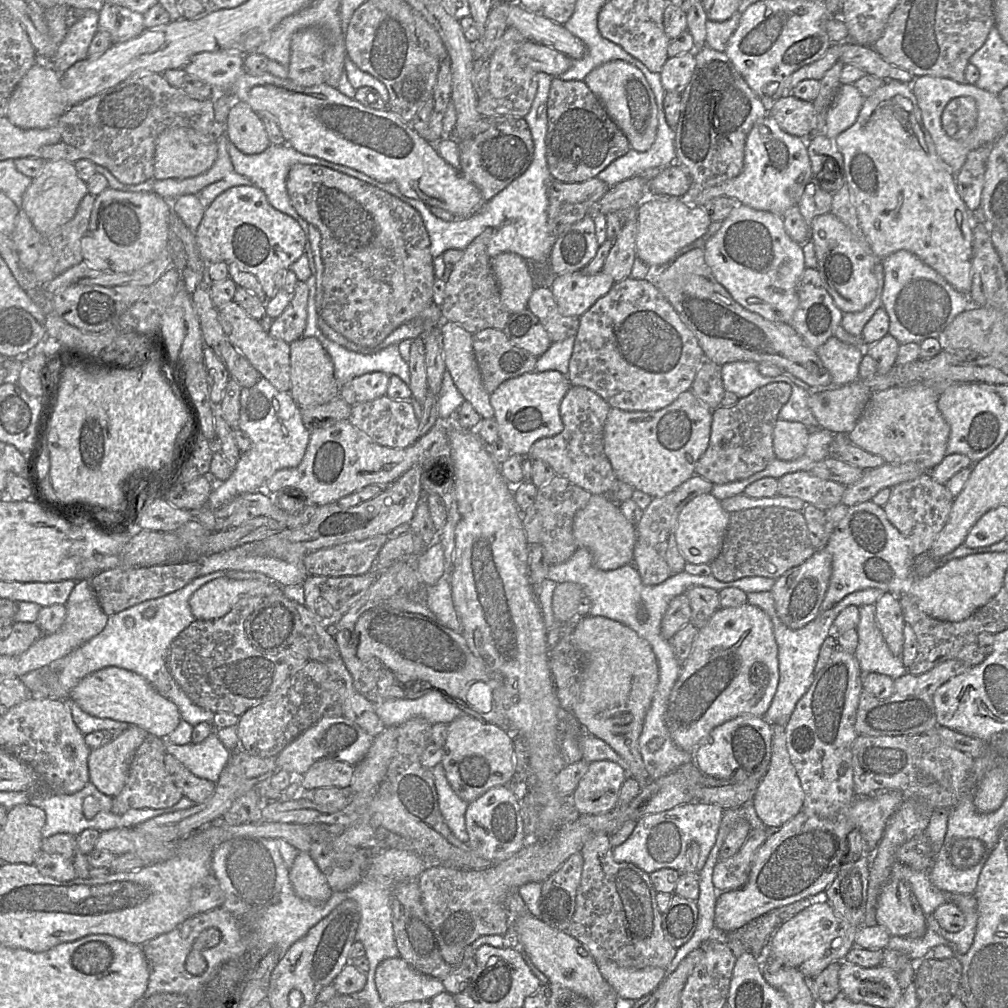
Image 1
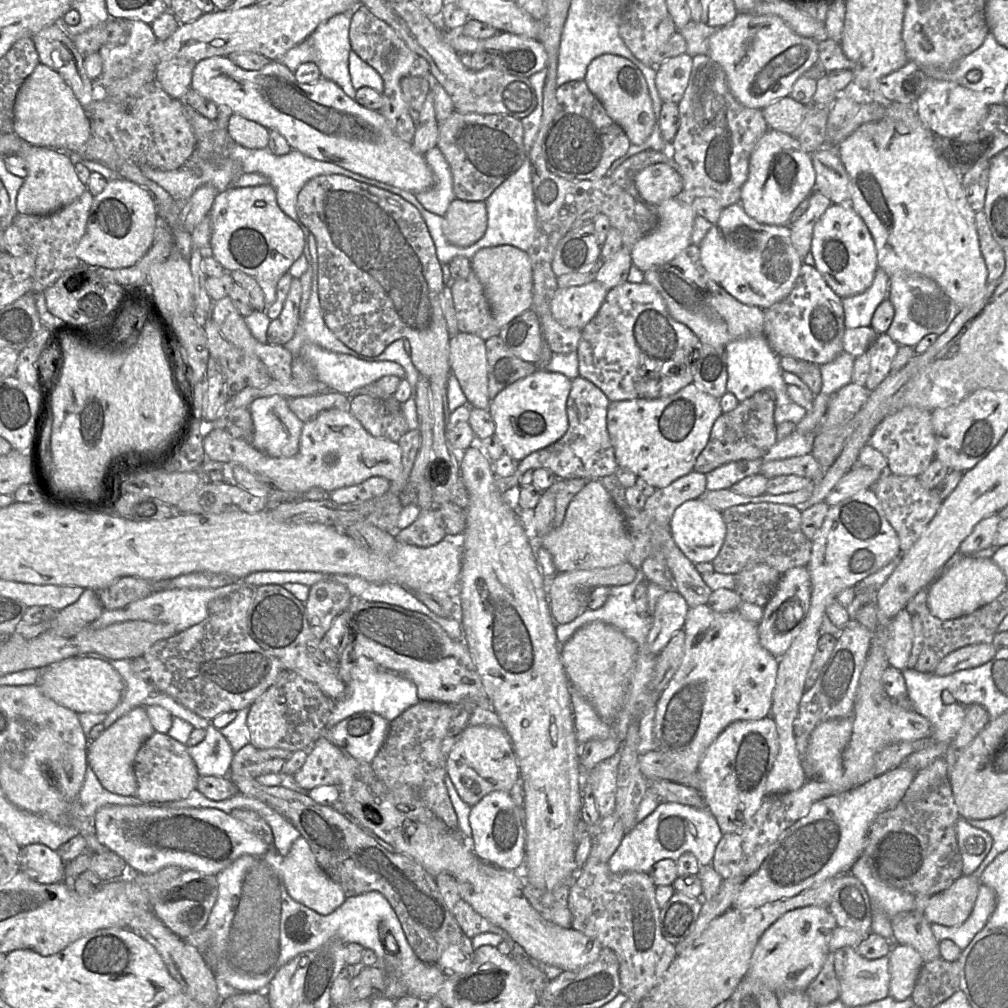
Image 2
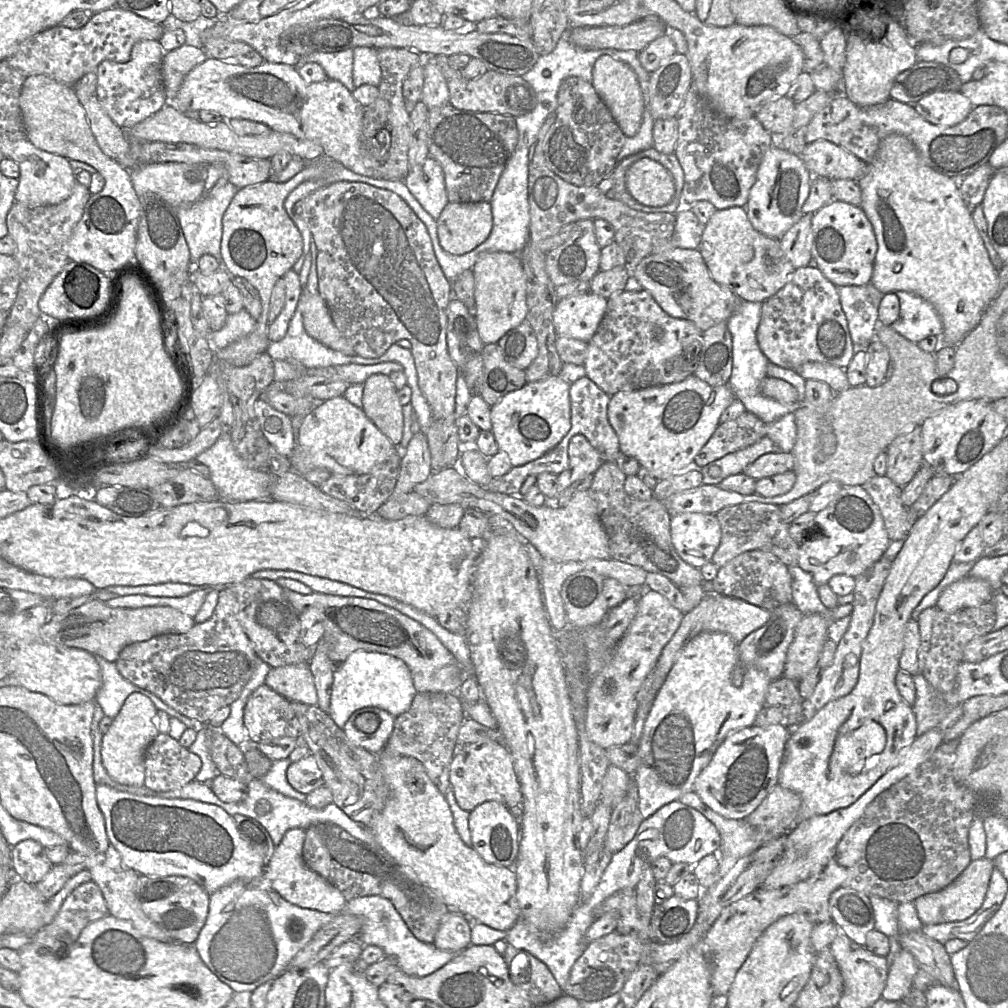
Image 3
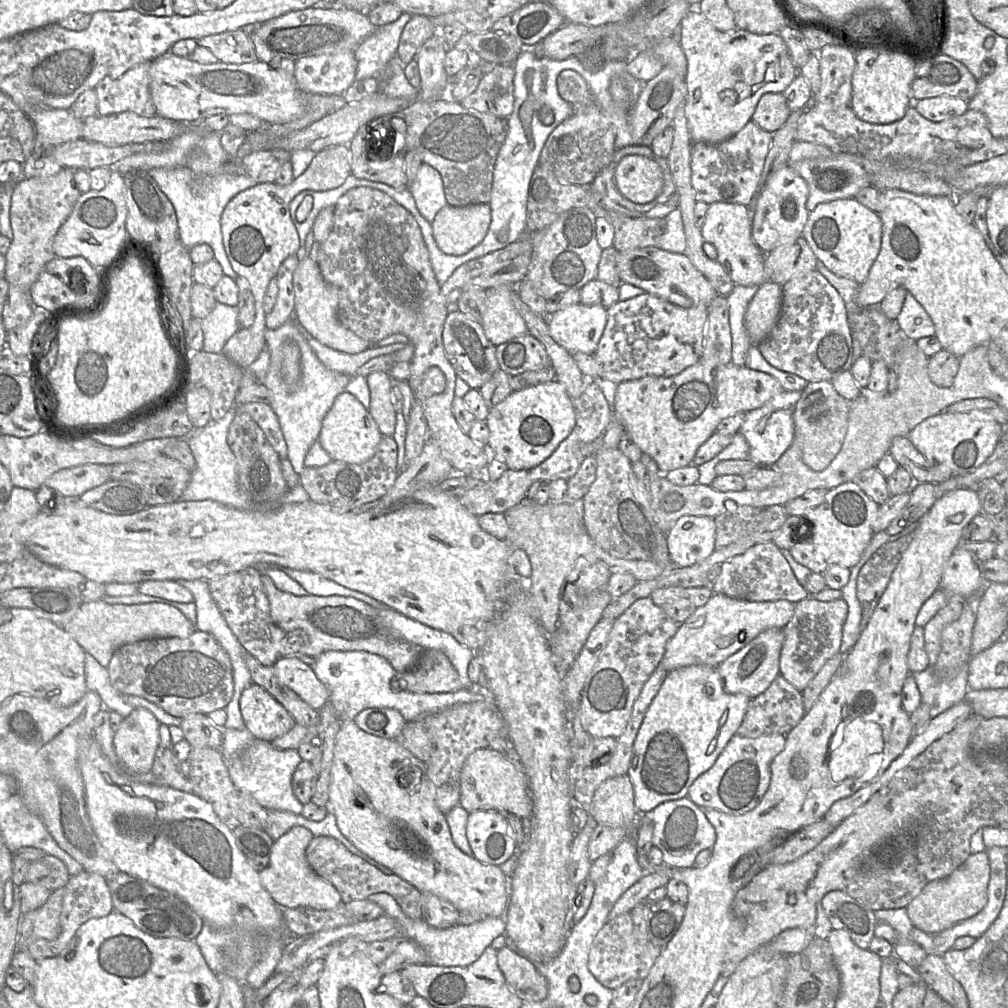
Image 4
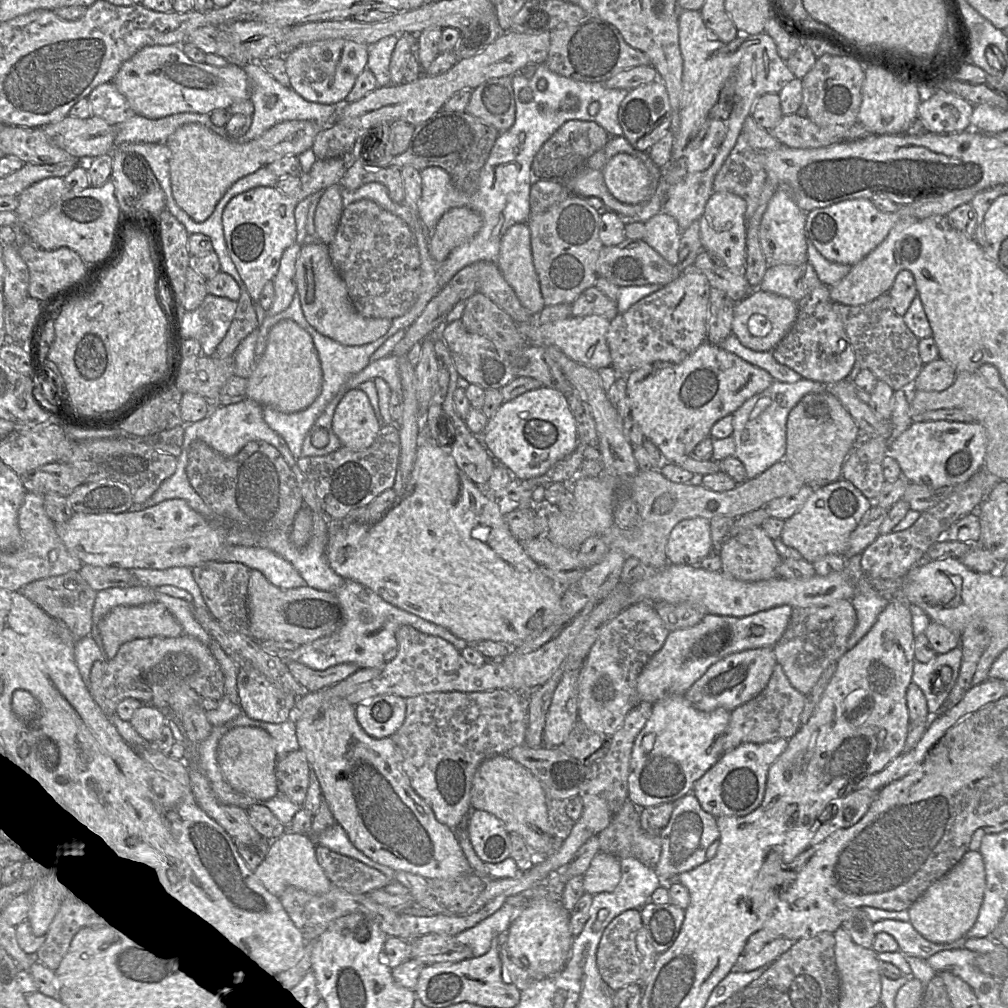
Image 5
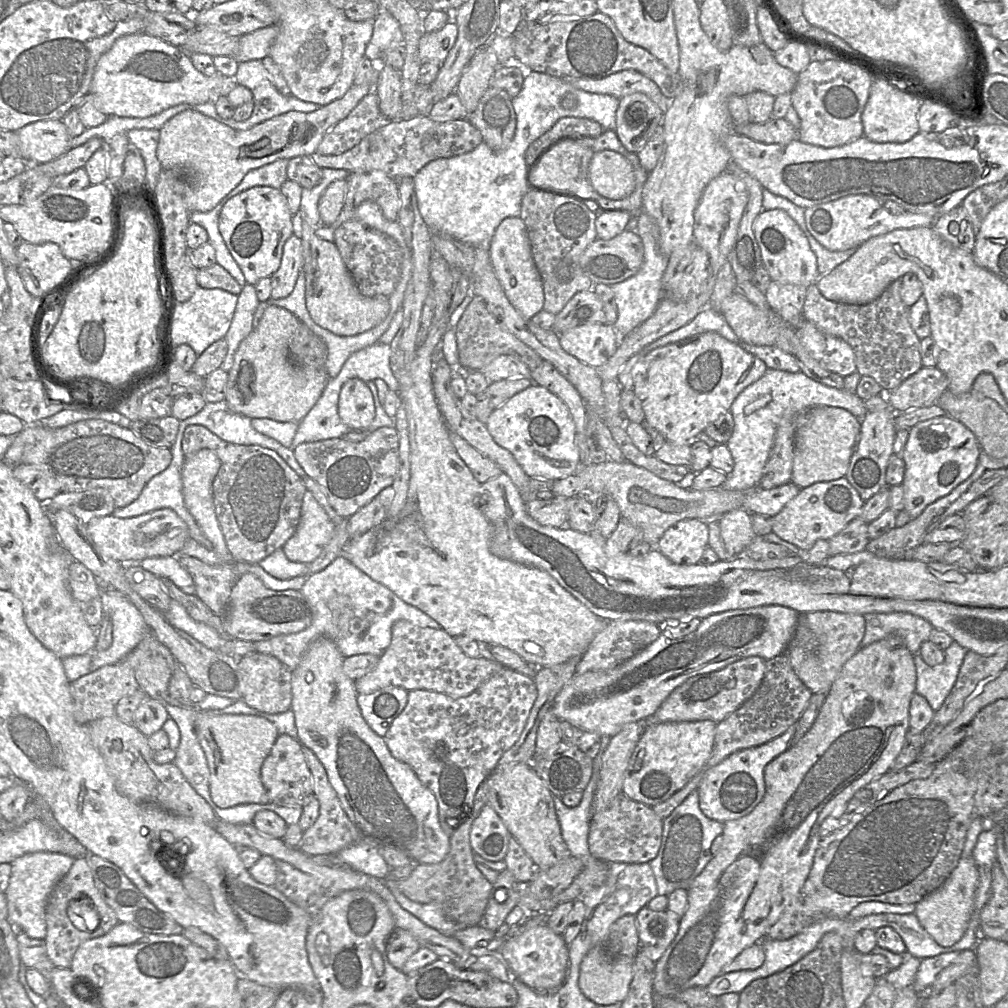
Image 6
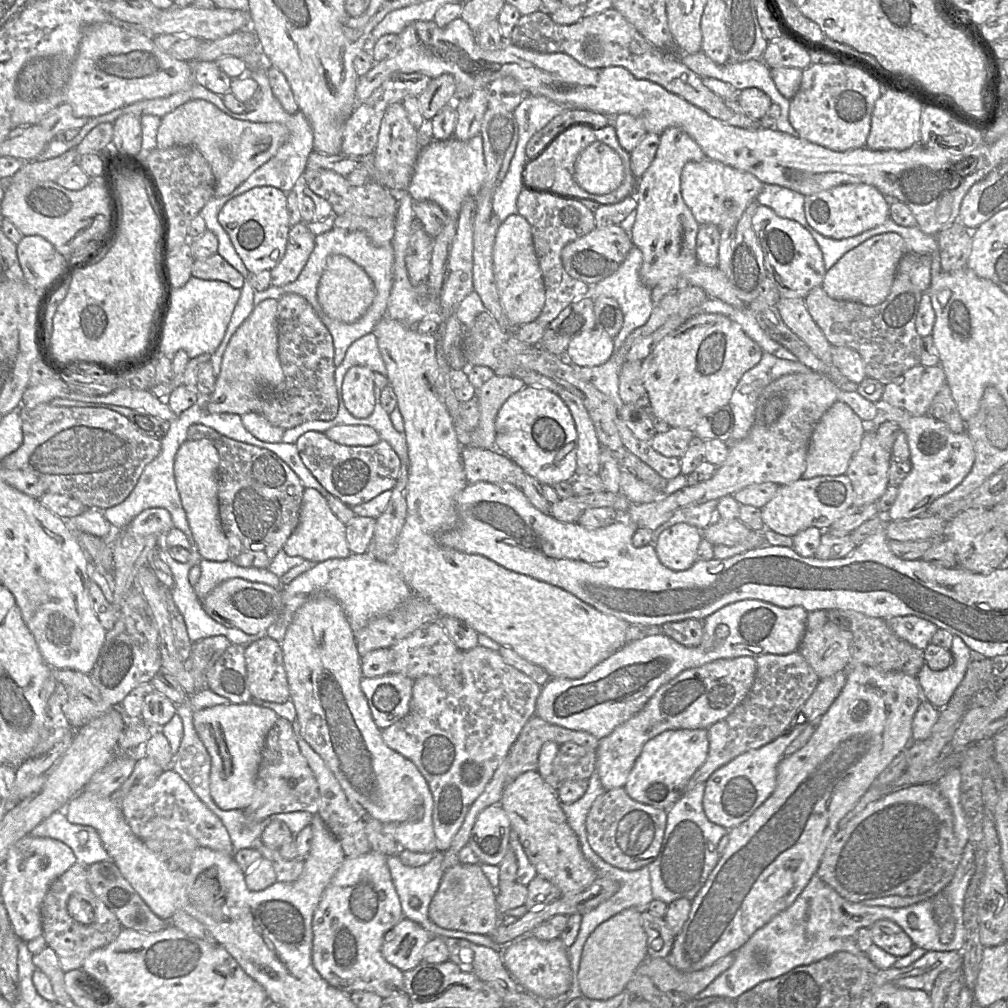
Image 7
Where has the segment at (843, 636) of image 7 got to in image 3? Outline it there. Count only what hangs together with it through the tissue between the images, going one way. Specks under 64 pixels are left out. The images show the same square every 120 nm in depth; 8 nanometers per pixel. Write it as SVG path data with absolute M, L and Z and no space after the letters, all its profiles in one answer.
M853 604L830 609L830 616L819 613L804 614L788 648L783 676L799 681L812 670L828 638L828 627L837 619L851 616Z

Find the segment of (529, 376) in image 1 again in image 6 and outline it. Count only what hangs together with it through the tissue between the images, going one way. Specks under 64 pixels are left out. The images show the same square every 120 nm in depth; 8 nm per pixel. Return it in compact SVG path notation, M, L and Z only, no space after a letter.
M534 382L494 408L484 425L494 442L508 450L529 477L558 480L576 473L580 467L576 428L568 407Z

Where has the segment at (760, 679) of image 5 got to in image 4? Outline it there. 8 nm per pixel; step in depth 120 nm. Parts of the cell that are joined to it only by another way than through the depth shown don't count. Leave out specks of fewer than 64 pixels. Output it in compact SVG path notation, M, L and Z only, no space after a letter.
M770 628L761 632L744 648L717 666L723 691L728 694L745 694L753 699L762 694L780 674L780 652L784 642L783 628Z

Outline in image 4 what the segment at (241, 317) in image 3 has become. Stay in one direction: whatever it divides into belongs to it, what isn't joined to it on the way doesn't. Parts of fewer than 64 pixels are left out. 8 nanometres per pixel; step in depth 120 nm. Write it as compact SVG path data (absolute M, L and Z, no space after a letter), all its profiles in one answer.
M216 302L213 311L200 319L204 334L203 351L222 353L226 342L240 329L238 307Z

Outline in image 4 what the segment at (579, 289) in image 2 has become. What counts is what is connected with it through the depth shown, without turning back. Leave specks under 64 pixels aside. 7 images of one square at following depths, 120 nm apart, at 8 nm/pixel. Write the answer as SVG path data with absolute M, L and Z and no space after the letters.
M581 302L566 306L547 320L553 339L570 353L594 354L608 320L607 309Z

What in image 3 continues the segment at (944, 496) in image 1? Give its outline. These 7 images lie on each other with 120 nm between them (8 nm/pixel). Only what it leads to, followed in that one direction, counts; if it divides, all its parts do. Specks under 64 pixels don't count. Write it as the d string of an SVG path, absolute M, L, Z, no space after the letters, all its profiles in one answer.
M875 475L862 487L880 509L890 541L905 540L916 517L902 502L902 488L886 475Z

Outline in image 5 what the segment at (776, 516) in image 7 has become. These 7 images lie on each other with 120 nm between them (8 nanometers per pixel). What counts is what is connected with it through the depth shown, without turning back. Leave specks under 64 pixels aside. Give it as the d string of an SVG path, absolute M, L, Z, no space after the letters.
M840 478L830 484L814 488L803 507L785 520L781 540L786 546L799 551L802 558L809 563L814 563L827 554L844 556L850 534L871 507L871 501L851 482Z

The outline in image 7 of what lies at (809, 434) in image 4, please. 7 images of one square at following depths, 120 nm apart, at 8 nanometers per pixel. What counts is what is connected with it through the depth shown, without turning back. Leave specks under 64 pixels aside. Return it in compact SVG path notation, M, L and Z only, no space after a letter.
M835 402L823 414L813 430L807 450L806 469L802 478L845 474L850 460L860 447L865 432L863 421L852 408L843 402Z

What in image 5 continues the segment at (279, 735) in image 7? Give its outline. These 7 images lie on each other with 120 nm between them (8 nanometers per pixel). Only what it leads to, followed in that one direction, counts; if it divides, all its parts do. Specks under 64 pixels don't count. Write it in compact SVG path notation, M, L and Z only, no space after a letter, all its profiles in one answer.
M298 749L287 754L275 766L278 791L302 806L306 799L311 771L303 751Z

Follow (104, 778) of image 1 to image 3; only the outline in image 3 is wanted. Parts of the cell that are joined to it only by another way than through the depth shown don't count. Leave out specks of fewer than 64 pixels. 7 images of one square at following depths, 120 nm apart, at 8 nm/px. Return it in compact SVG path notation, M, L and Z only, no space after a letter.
M134 693L124 702L120 712L113 719L108 731L103 734L102 763L109 776L117 783L143 786L145 780L144 755L147 747L159 734L157 709L146 696Z

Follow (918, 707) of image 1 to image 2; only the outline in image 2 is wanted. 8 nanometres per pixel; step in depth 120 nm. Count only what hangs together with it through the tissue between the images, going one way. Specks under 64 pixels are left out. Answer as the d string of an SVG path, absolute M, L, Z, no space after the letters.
M992 643L964 646L945 656L933 674L946 676L960 670L978 667L990 661L997 650Z

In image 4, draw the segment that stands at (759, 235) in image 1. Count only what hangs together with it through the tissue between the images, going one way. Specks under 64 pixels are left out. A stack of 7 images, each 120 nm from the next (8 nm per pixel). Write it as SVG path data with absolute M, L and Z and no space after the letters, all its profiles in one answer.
M725 202L709 204L701 235L704 242L715 247L716 261L723 266L735 286L760 286L768 281L764 270L766 254L752 239L747 206Z

